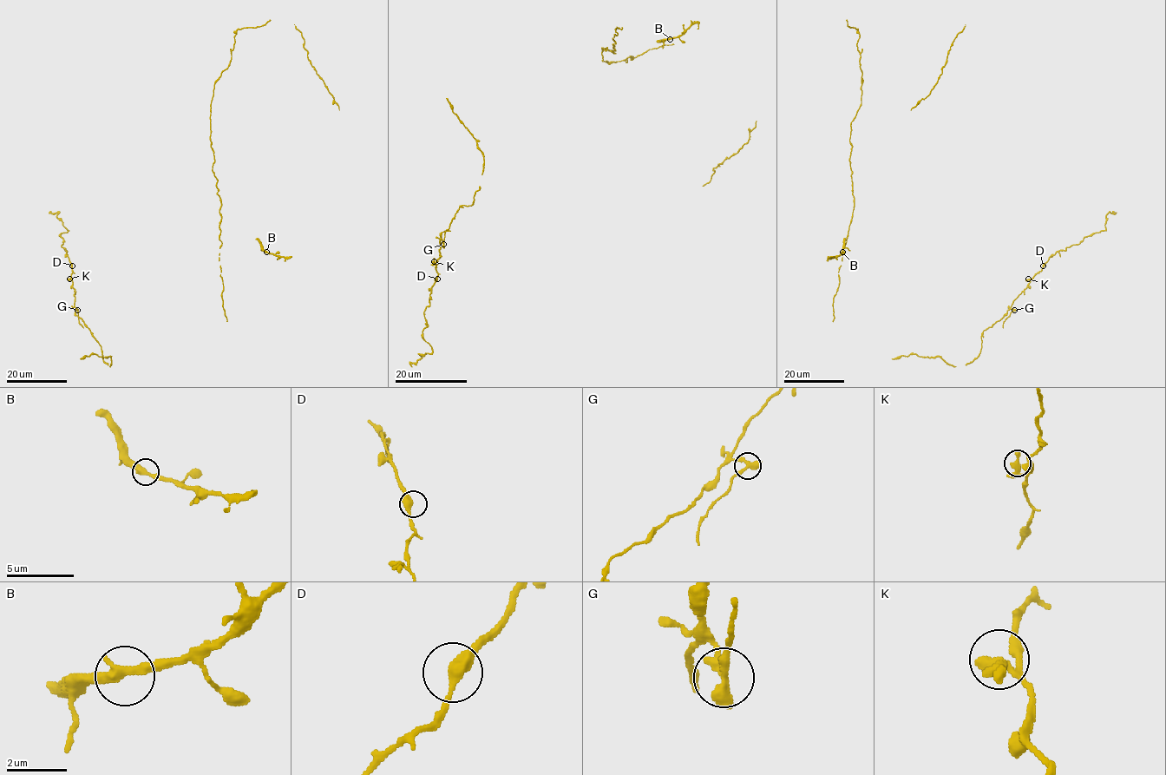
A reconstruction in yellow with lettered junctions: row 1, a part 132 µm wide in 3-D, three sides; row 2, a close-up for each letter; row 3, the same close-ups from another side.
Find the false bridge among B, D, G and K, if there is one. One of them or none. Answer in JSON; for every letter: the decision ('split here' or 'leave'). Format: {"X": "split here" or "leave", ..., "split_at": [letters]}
{"B": "leave", "D": "leave", "G": "split here", "K": "leave", "split_at": ["G"]}

